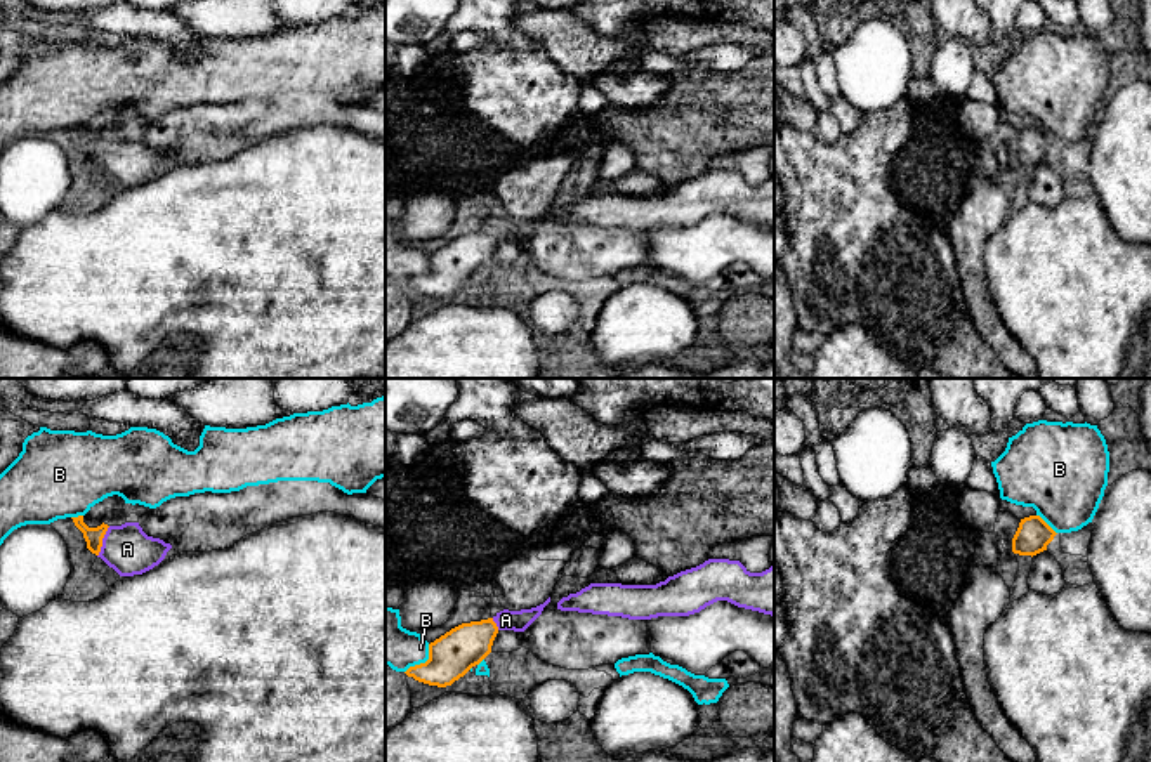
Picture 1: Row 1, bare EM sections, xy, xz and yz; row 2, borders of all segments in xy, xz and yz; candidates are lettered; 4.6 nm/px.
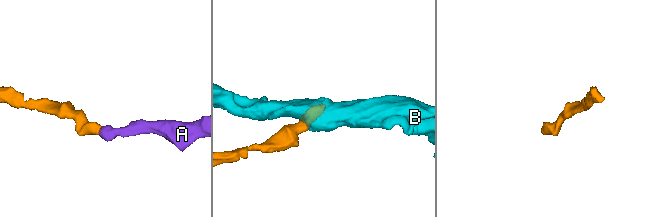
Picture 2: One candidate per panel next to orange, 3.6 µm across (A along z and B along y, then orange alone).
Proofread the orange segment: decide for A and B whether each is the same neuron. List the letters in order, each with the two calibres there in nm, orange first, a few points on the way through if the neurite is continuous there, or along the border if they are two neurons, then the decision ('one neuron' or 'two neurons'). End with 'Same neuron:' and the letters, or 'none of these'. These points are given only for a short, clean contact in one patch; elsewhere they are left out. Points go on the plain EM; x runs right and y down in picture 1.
A: 80 nm thick on the orange side, 220 nm on the other; runs through xy (94, 148), (101, 153), (127, 160); one neuron
B: 200 nm thick on the orange side, 200 nm on the other; two neurons
Same neuron: A

